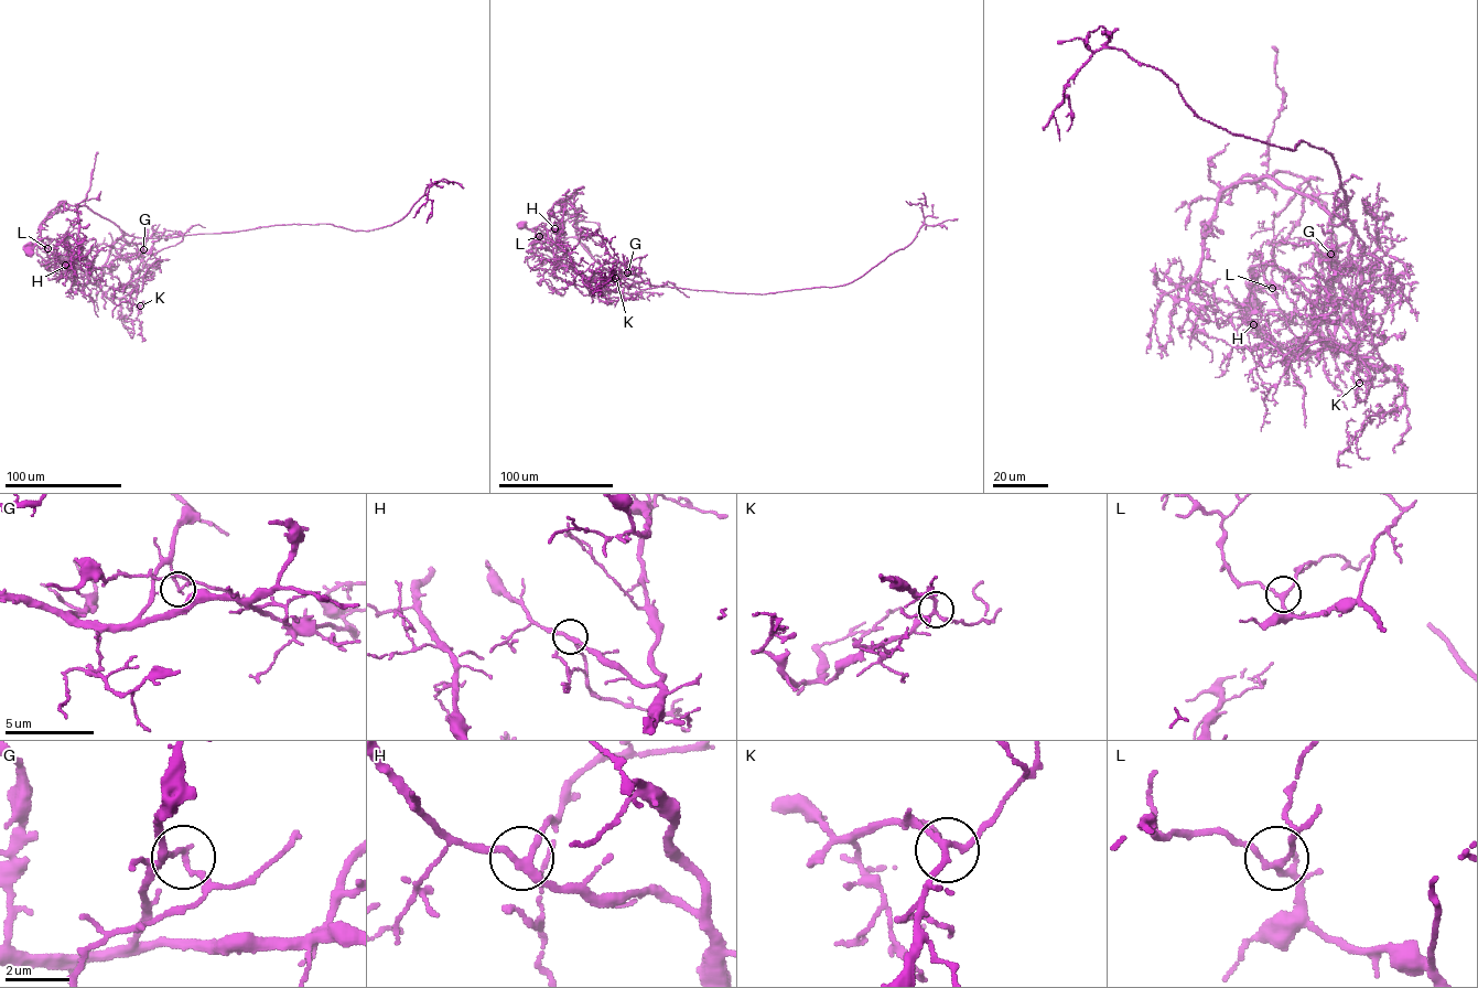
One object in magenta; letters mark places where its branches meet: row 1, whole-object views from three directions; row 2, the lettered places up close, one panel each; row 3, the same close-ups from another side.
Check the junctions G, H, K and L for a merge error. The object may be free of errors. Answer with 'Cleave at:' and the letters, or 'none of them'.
Cleave at: G

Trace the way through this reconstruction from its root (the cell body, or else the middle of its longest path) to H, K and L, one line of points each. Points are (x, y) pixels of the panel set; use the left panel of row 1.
H: (29, 253), (43, 238), (61, 242), (85, 259), (89, 282), (75, 283), (73, 268), (65, 265)
K: (29, 253), (43, 238), (61, 242), (85, 259), (107, 297), (129, 293), (140, 305)
L: (29, 253), (43, 238), (57, 240), (85, 259), (89, 271), (77, 267), (68, 269), (47, 248)

